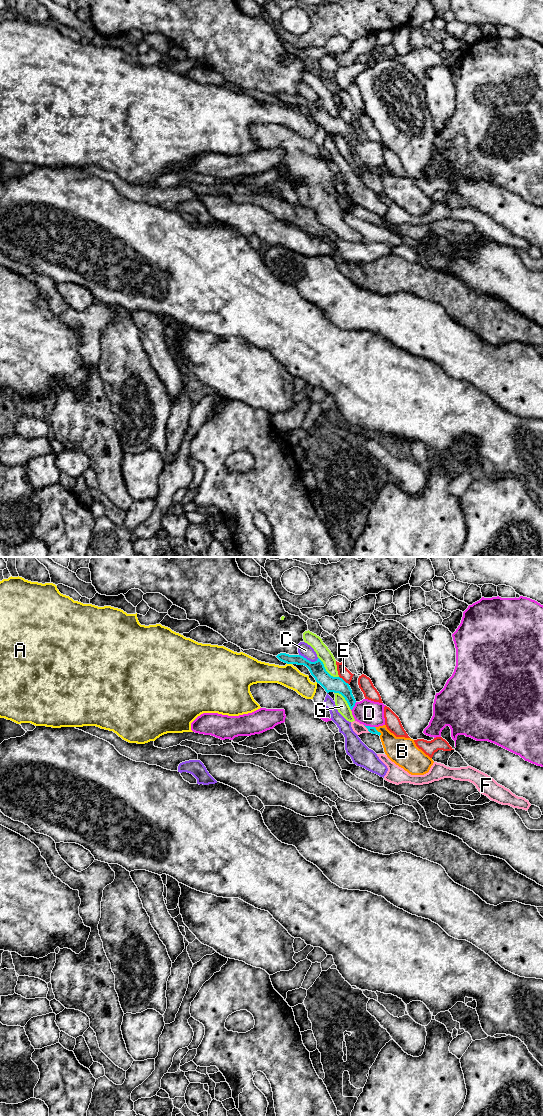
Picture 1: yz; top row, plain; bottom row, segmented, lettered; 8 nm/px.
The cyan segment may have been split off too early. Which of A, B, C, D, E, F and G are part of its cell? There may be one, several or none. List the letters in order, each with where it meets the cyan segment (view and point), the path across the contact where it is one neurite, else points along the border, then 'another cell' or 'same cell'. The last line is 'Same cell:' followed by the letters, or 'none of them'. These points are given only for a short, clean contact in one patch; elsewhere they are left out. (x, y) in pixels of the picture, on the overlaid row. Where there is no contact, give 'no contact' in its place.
A: contact yz (289, 663); another cell
B: contact yz (377, 731); border yz (374, 727), (380, 735); another cell
C: contact yz (308, 660); another cell
D: contact yz (369, 726); another cell
E: contact yz (343, 680); another cell
F: contact yz (367, 728); border yz (363, 725), (370, 732); another cell
G: contact yz (325, 670); another cell
Same cell: none of them

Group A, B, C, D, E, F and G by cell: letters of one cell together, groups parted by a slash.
A / B / C / D / E / F G

